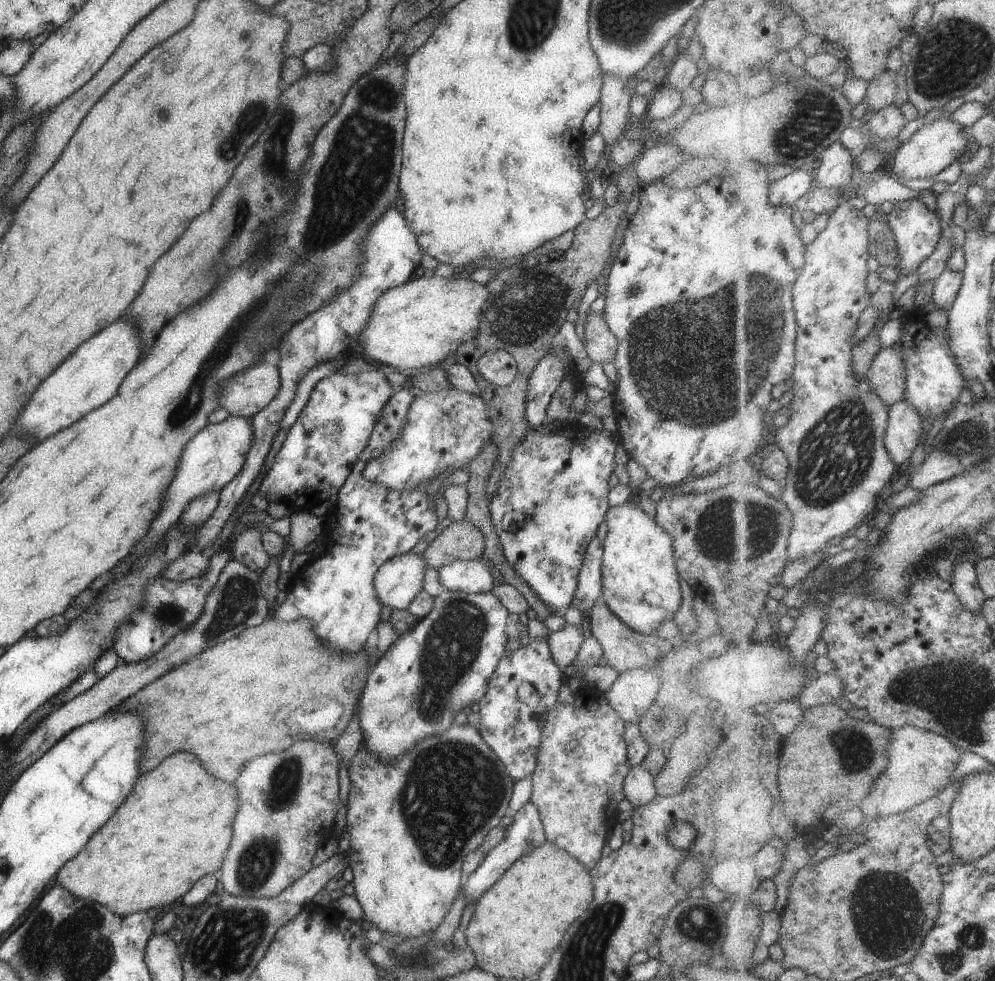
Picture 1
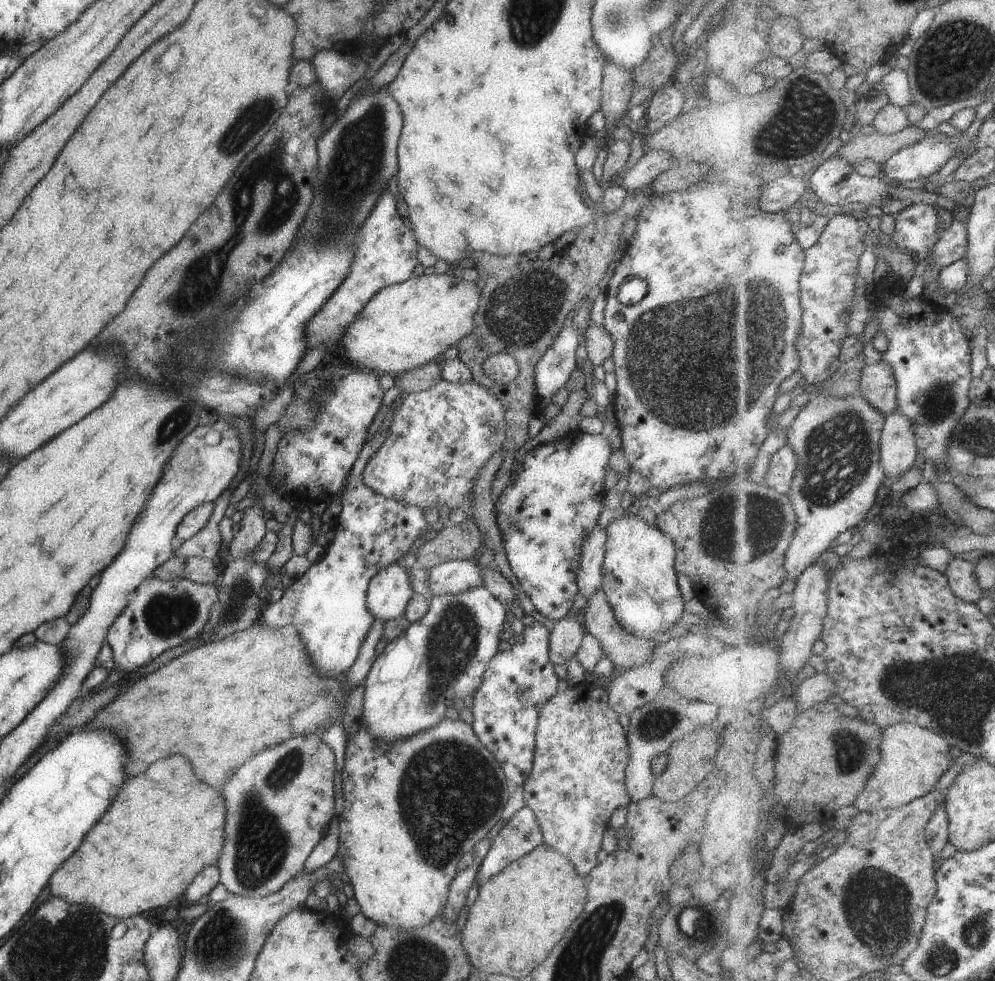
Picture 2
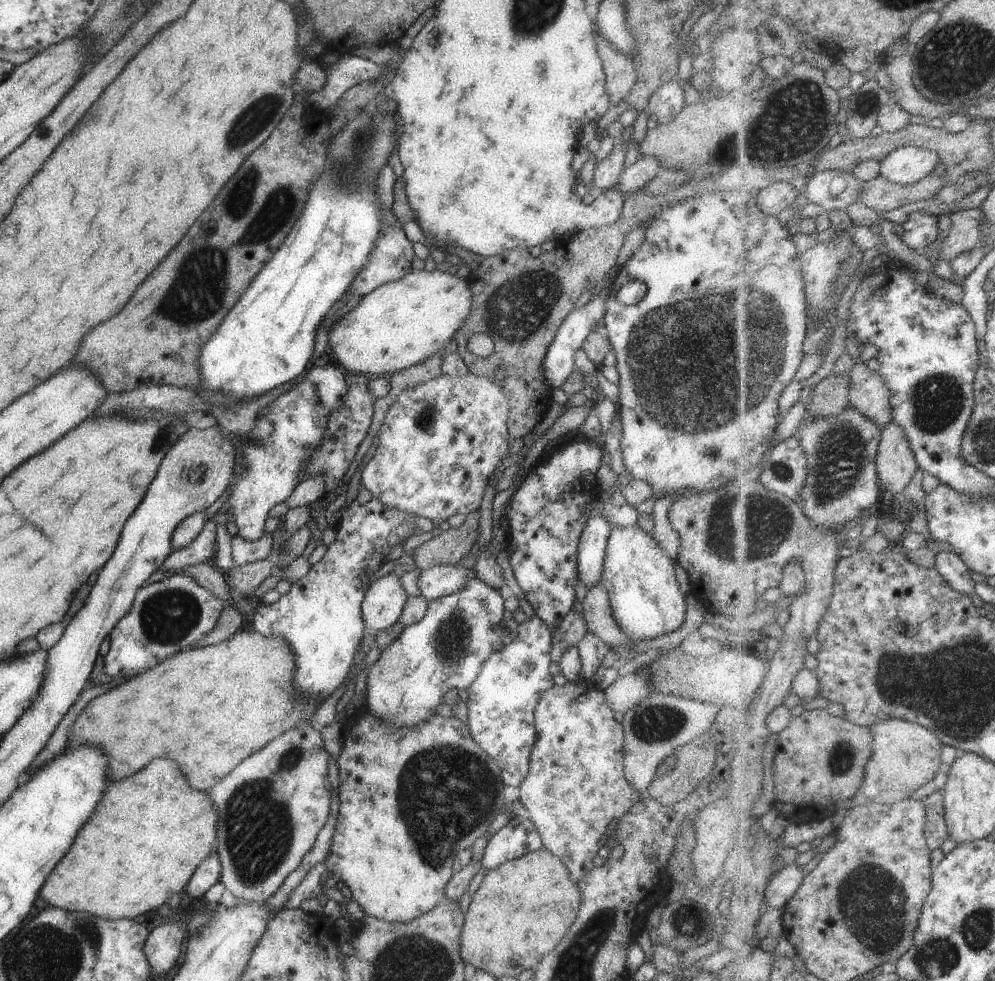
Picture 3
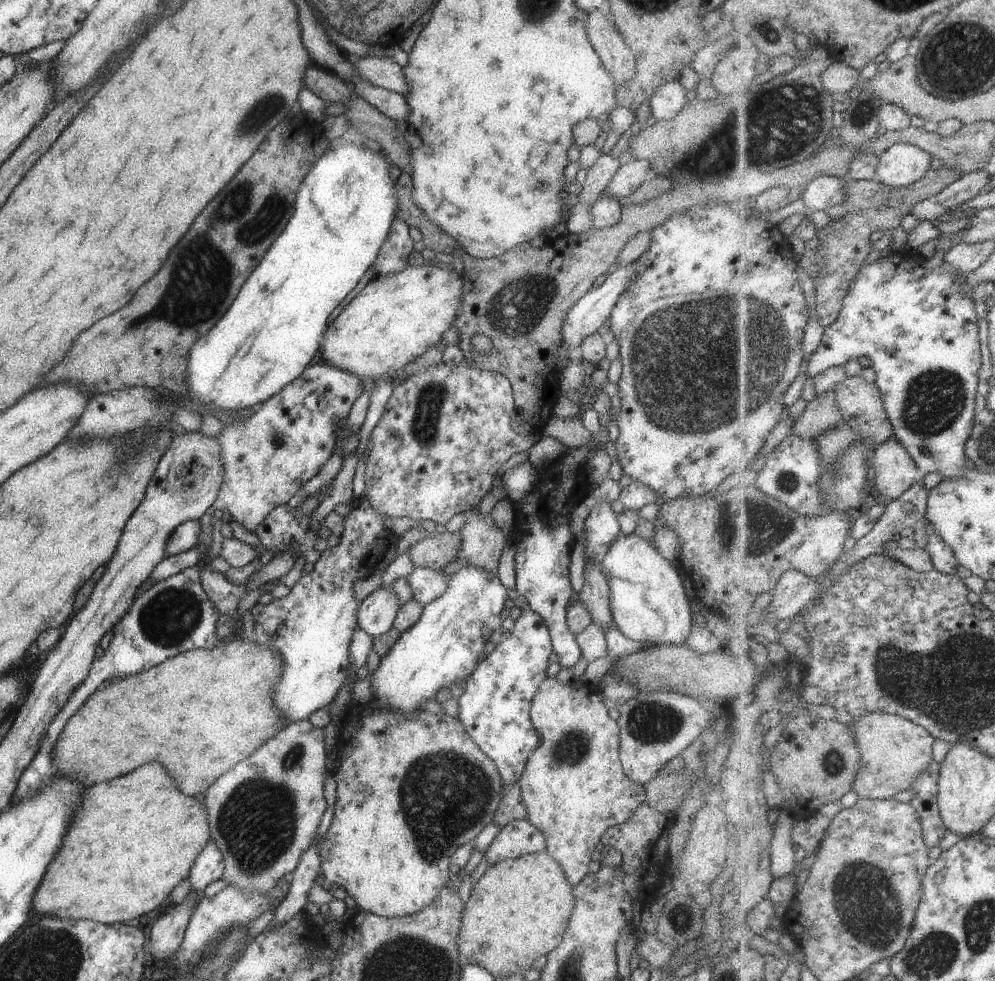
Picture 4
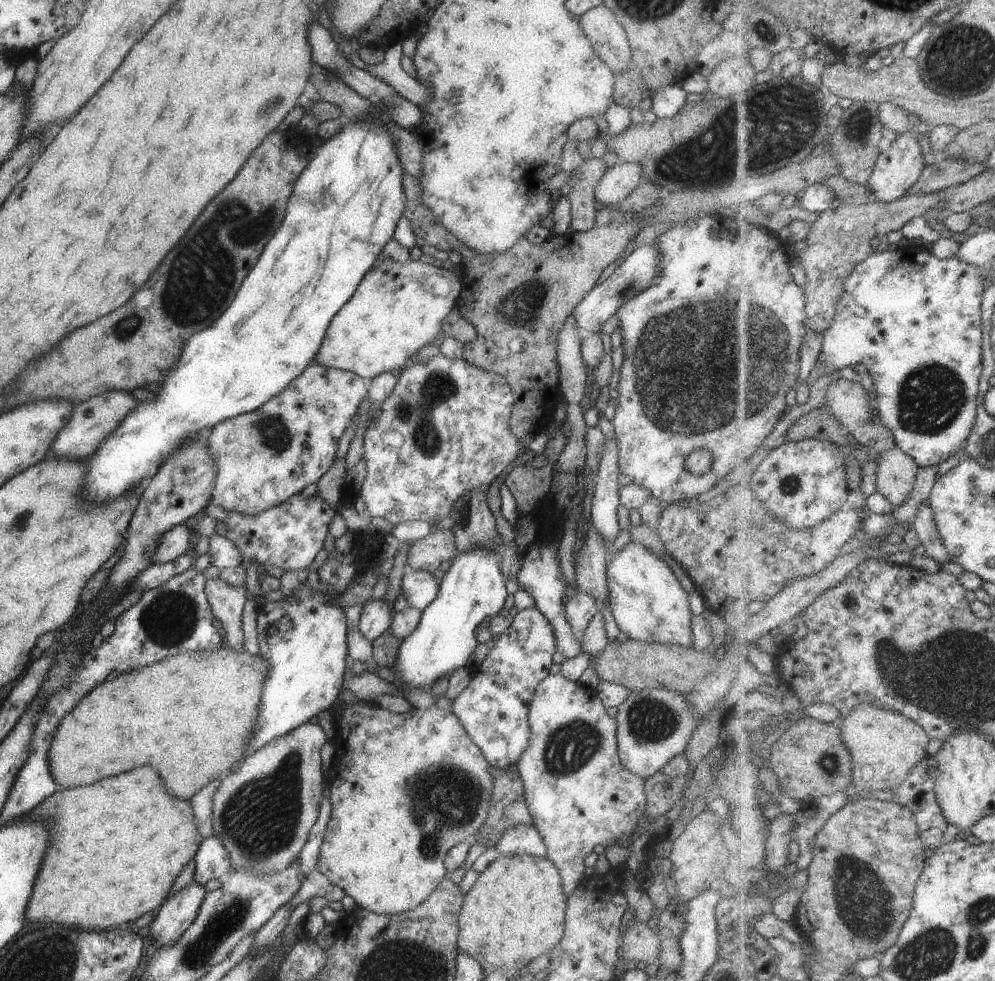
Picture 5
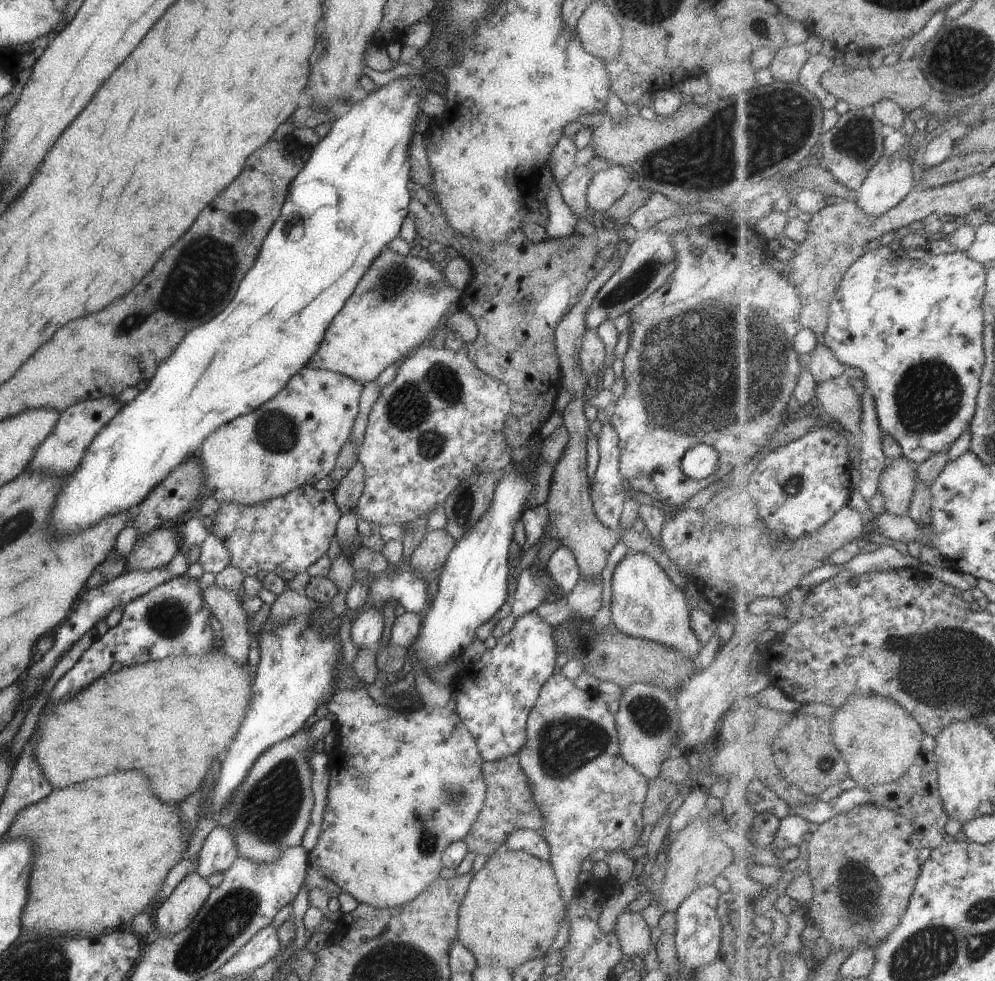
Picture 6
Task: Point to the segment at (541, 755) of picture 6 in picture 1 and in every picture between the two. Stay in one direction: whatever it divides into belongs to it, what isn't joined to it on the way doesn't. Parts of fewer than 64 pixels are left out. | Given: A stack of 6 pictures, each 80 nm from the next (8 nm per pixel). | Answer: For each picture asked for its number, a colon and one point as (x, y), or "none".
1: (577, 782)
2: (577, 778)
3: (574, 787)
4: (573, 787)
5: (578, 795)

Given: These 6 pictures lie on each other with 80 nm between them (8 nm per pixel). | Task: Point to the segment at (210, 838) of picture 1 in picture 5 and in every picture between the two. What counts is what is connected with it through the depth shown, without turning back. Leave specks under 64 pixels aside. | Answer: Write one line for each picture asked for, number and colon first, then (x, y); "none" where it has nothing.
2: (144, 851)
3: (143, 841)
4: (133, 839)
5: (116, 846)

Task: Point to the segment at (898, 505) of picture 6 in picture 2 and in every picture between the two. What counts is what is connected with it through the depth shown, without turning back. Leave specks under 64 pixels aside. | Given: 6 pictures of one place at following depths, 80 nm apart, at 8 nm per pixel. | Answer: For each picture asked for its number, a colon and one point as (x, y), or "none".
2: (899, 451)
3: (896, 463)
4: (894, 472)
5: (897, 472)

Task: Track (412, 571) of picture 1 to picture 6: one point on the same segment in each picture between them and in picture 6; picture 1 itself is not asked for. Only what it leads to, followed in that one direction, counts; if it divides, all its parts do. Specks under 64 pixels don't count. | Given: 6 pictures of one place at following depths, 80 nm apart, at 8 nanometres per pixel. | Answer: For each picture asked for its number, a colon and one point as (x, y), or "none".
2: (388, 591)
3: (383, 600)
4: (375, 614)
5: (374, 619)
6: (365, 630)

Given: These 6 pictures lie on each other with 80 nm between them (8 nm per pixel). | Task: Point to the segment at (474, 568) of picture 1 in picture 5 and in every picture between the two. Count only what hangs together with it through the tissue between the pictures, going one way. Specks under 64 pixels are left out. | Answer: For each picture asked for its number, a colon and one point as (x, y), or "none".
2: (458, 575)
3: (439, 580)
4: (426, 584)
5: (418, 588)

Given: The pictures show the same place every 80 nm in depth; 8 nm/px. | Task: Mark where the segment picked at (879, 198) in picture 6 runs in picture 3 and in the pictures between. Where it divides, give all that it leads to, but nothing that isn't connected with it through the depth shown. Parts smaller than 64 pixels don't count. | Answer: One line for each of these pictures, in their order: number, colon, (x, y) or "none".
3: (908, 165)
4: (903, 165)
5: (898, 169)

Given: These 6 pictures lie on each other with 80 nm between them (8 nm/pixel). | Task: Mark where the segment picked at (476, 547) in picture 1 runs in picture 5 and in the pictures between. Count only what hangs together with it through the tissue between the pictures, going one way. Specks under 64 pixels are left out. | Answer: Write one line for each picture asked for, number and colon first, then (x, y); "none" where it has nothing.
2: (454, 541)
3: (448, 547)
4: (436, 550)
5: (433, 551)

